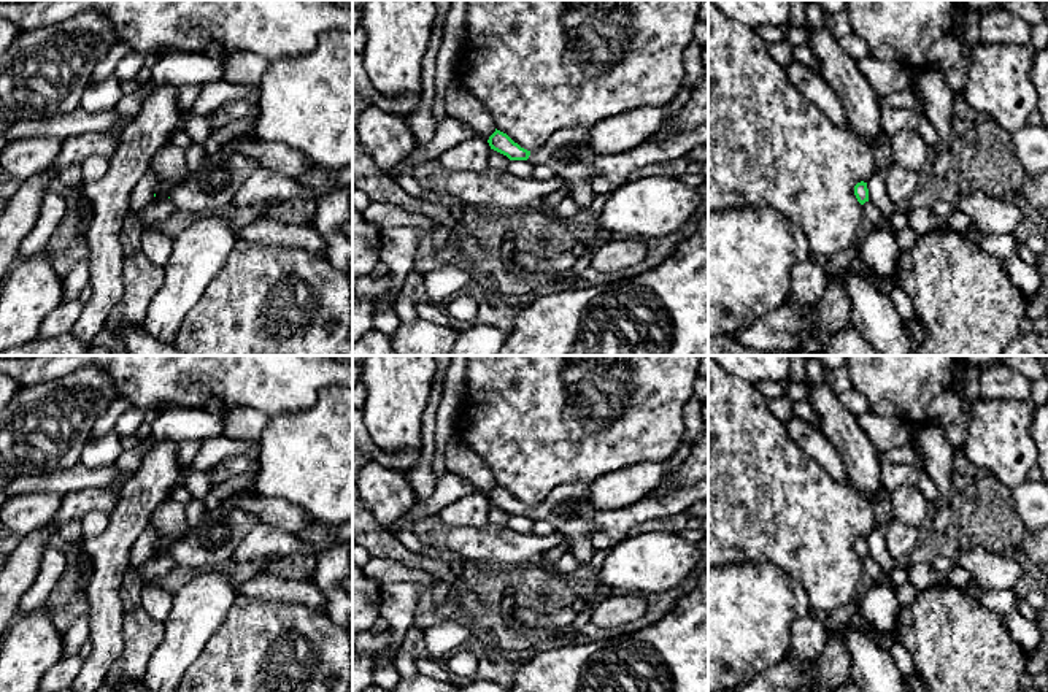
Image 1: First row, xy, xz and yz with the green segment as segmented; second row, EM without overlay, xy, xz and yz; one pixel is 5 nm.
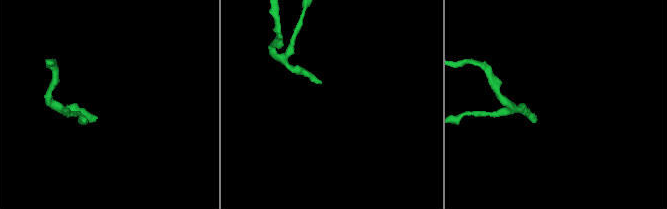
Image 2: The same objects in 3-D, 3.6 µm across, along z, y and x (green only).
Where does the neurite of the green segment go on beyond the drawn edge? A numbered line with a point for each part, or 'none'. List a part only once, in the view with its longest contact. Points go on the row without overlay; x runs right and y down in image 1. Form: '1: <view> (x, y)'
1: xz (567, 508)

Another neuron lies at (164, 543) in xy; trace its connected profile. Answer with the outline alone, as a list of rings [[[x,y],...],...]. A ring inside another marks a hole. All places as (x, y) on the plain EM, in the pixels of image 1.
[[[159,535],[157,541],[156,541],[156,552],[154,552],[154,559],[168,556],[171,546],[179,540],[178,535]]]

